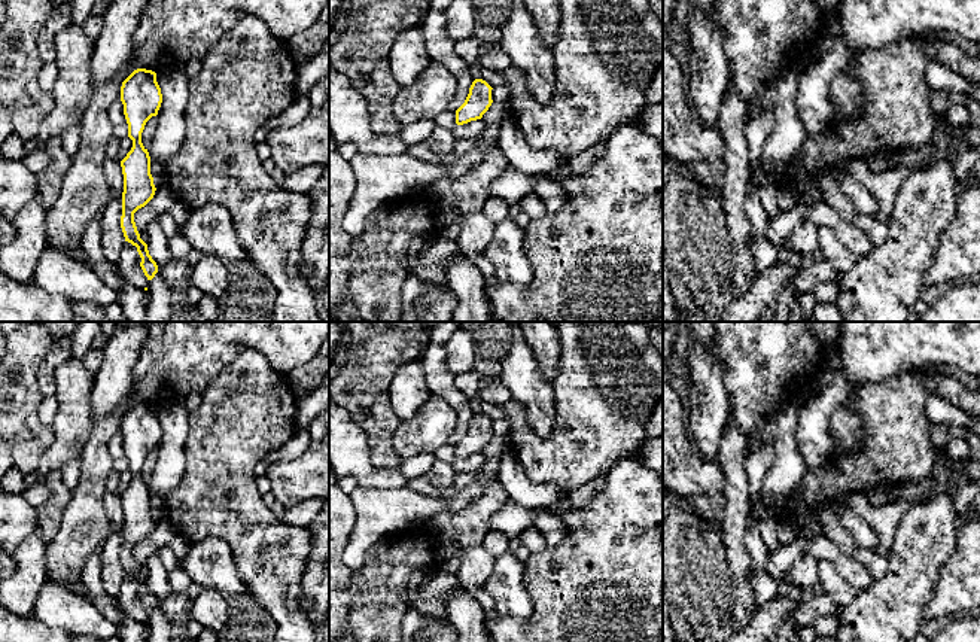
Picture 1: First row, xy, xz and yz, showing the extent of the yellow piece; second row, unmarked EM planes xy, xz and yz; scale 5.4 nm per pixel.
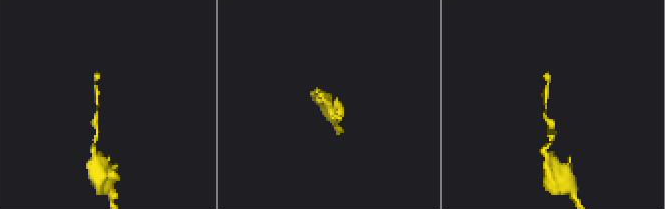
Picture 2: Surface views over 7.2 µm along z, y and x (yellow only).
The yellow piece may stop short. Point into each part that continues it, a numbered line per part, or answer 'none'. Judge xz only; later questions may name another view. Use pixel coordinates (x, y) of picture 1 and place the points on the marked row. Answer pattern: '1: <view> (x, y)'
none

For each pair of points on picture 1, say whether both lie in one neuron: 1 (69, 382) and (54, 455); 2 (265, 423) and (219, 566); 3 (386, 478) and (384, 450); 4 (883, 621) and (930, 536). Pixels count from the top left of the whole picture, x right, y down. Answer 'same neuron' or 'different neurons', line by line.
1: same neuron
2: different neurons
3: different neurons
4: same neuron

